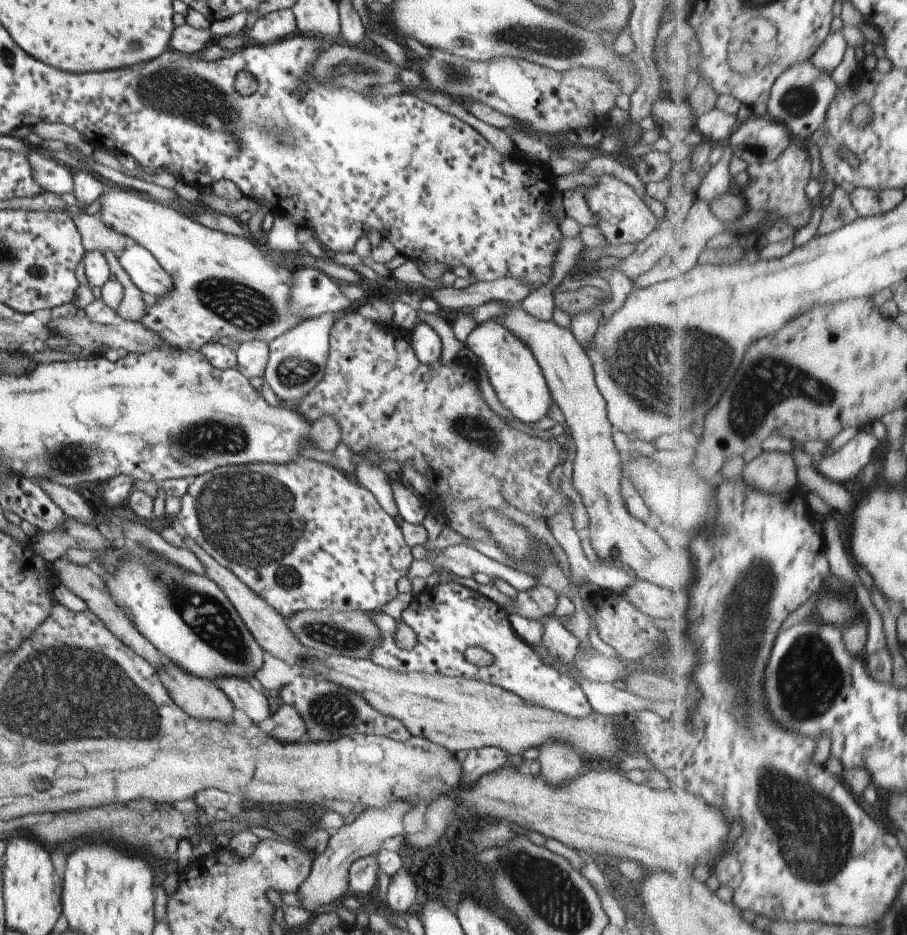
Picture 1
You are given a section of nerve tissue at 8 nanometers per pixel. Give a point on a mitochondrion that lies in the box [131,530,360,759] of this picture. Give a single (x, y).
(205, 616)

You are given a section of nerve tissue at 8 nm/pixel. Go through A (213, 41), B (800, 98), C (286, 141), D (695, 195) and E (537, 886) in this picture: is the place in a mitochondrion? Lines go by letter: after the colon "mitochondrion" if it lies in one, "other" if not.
A: other
B: mitochondrion
C: mitochondrion
D: other
E: mitochondrion

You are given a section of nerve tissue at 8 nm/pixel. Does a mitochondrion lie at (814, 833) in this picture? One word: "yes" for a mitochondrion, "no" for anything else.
yes

